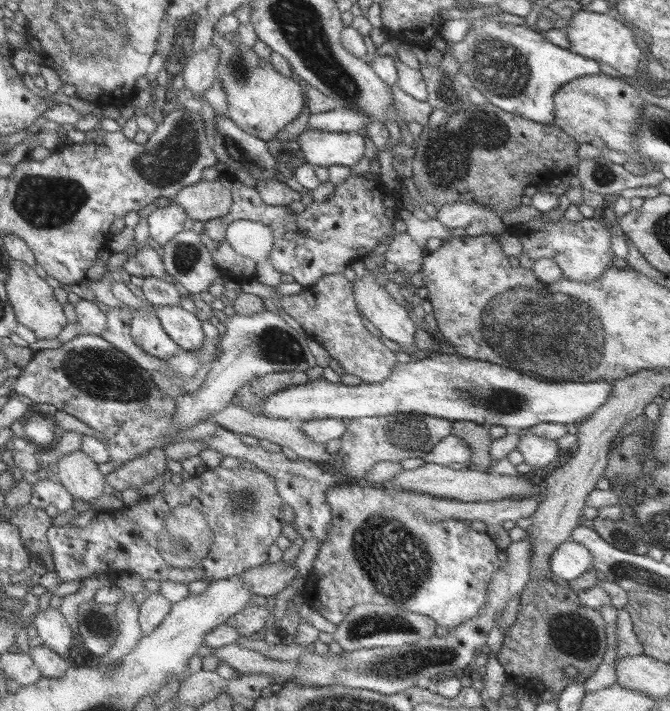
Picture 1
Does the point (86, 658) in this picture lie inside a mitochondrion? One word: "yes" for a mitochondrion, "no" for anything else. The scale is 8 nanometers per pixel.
no

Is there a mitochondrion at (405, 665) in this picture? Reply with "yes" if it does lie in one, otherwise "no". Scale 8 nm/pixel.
yes

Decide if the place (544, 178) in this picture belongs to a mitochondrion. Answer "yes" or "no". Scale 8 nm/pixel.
no

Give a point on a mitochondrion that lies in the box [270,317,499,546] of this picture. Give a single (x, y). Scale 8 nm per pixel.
(410, 436)

